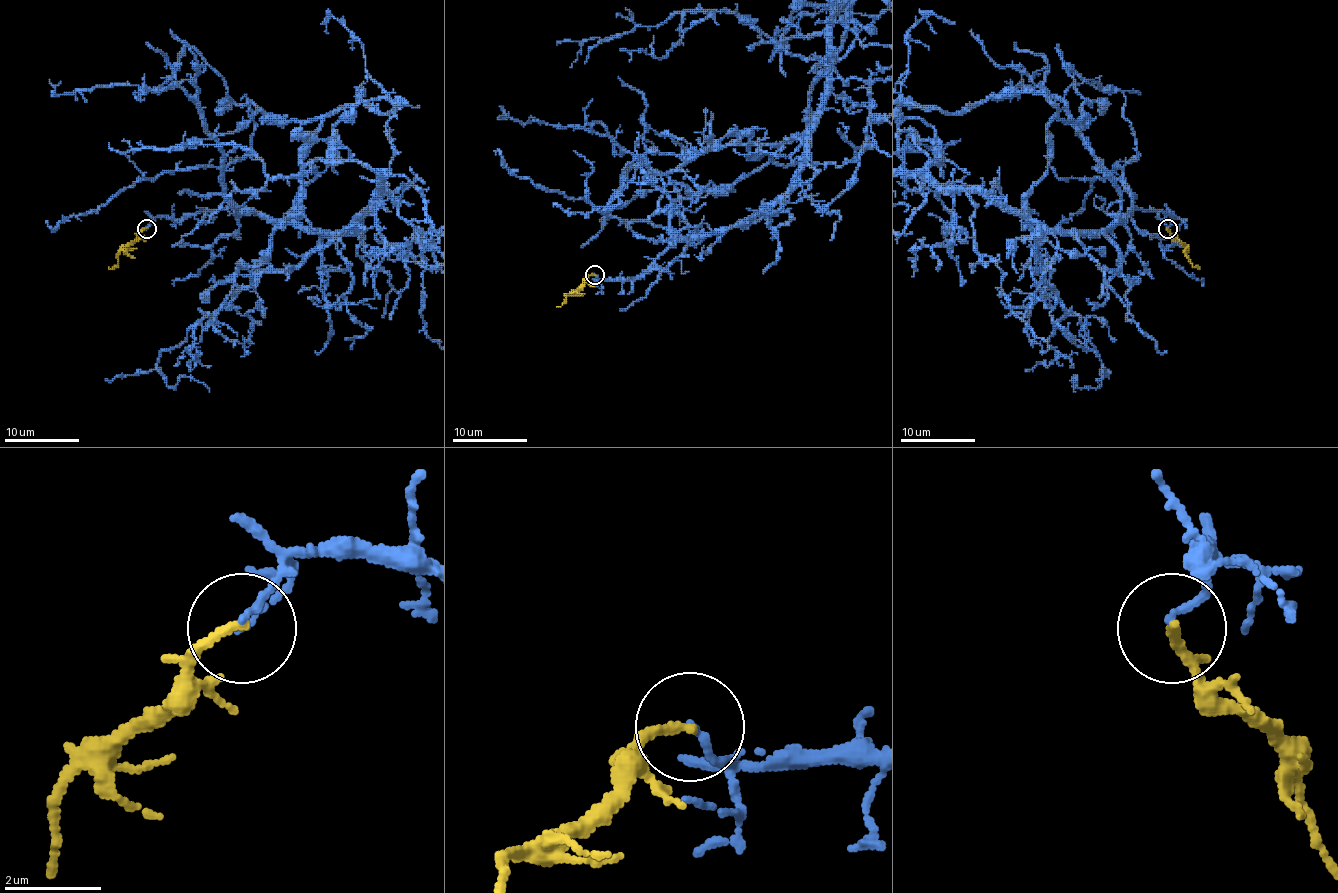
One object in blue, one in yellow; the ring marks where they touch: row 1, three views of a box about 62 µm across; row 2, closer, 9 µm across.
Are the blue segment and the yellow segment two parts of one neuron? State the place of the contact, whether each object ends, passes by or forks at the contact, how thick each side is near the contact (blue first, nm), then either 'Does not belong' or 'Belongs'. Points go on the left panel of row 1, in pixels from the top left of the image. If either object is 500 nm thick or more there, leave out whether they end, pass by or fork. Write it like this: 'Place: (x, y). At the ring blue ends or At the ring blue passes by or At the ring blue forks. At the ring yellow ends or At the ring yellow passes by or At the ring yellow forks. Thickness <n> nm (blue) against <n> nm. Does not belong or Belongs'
Place: (146, 228). At the ring blue ends. At the ring yellow ends. Thickness 140 nm (blue) against 180 nm. Does not belong

